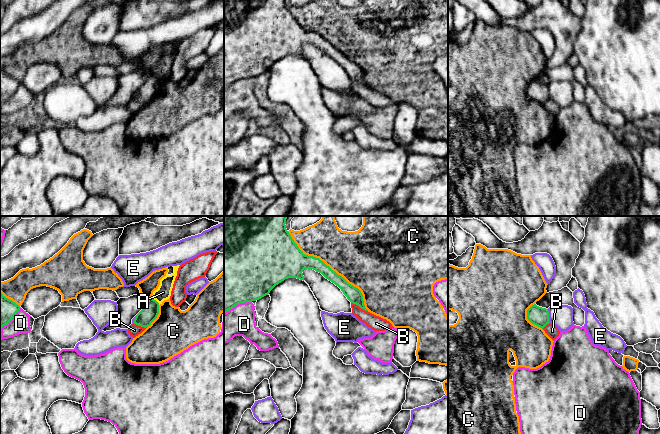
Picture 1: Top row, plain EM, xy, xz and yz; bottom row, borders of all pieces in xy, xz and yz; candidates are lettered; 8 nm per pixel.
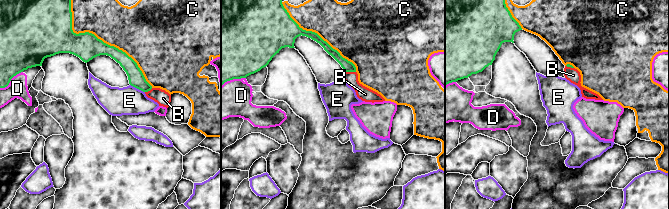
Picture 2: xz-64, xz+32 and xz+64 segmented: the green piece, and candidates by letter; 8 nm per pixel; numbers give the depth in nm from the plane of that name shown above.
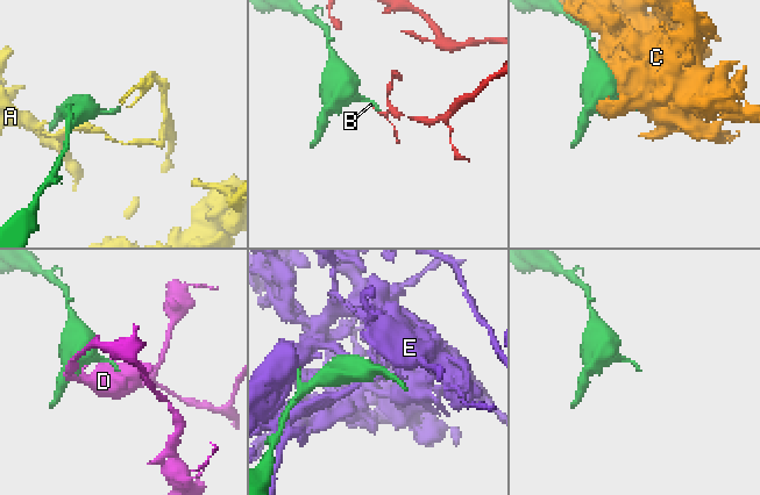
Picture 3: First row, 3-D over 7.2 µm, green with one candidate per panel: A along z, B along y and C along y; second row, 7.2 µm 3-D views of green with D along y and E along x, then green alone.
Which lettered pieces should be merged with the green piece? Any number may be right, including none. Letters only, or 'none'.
none

